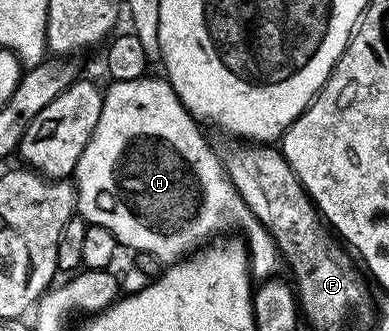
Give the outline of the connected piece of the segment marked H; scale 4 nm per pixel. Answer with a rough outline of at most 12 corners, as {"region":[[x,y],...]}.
{"region":[[116,80],[77,215],[166,266],[238,227],[280,249],[169,80]]}

